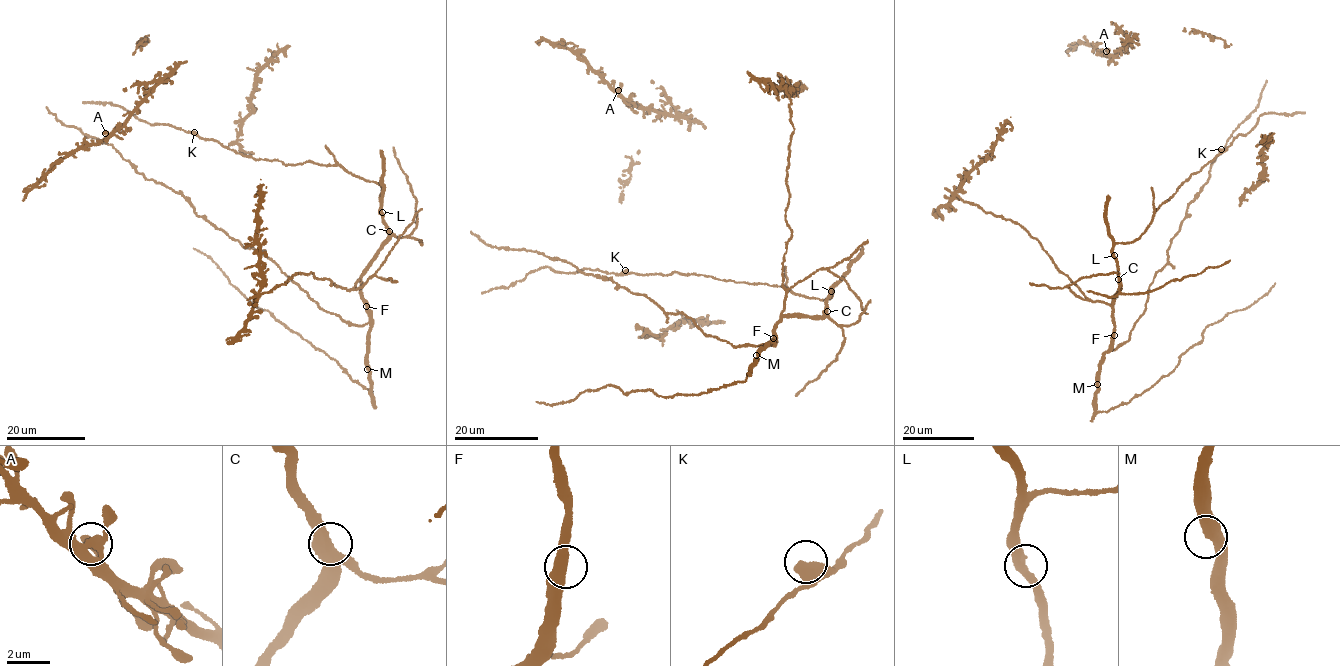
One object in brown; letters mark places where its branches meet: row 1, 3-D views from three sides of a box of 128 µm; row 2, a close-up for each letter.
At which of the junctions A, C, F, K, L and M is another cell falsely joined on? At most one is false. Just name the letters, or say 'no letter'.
no letter

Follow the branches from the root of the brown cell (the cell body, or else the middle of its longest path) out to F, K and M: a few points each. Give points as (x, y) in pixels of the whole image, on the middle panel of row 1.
F: (830, 289), (820, 319), (785, 316), (774, 328), (773, 338)
K: (830, 289), (834, 284), (832, 297), (821, 300), (764, 283), (737, 282), (691, 273), (645, 275), (625, 270)
M: (830, 289), (820, 319), (783, 317), (773, 330), (772, 344), (766, 345), (756, 355)

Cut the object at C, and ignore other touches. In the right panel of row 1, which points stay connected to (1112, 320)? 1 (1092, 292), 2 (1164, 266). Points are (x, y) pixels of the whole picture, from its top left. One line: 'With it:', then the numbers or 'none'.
With it: 2

